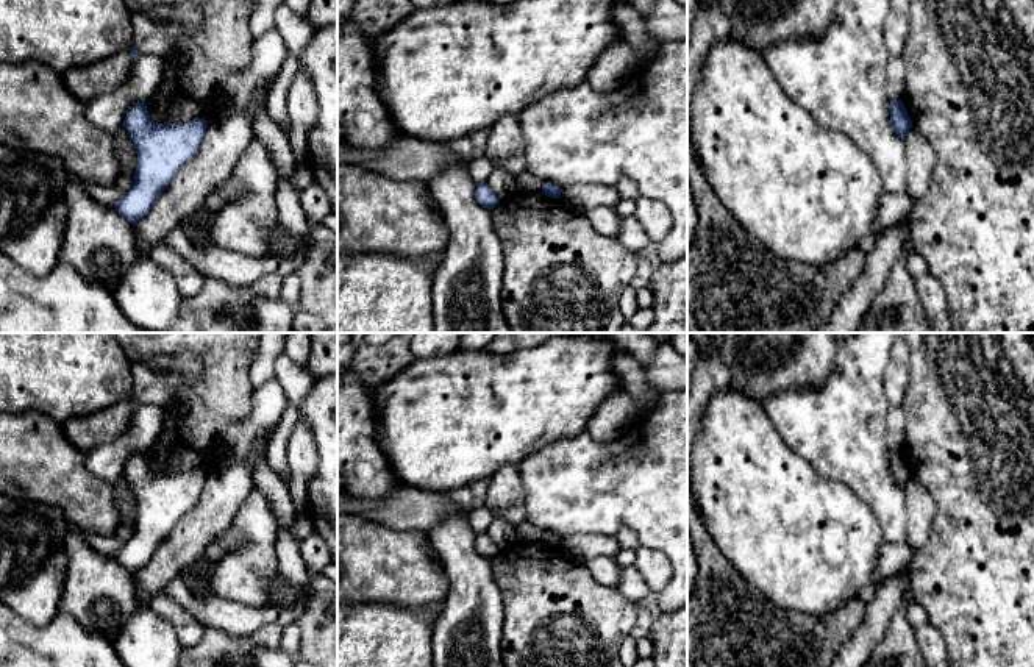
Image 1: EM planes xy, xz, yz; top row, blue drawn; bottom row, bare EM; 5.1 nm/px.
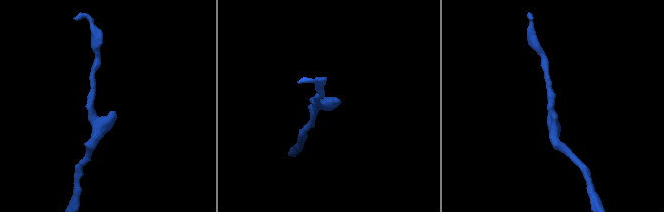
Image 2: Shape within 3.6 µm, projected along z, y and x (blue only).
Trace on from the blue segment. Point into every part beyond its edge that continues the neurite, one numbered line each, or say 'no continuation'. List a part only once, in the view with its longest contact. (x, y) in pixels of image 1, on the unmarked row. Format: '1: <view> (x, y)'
no continuation

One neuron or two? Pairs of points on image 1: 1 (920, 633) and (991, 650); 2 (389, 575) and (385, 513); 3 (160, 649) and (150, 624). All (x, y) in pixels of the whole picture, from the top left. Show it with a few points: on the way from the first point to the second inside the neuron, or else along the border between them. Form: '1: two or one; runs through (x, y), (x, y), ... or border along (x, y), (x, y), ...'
1: two; border along (928, 620), (941, 634), (948, 650)
2: two; border along (353, 513), (391, 528), (422, 531)
3: one; runs through (153, 642), (150, 630)

